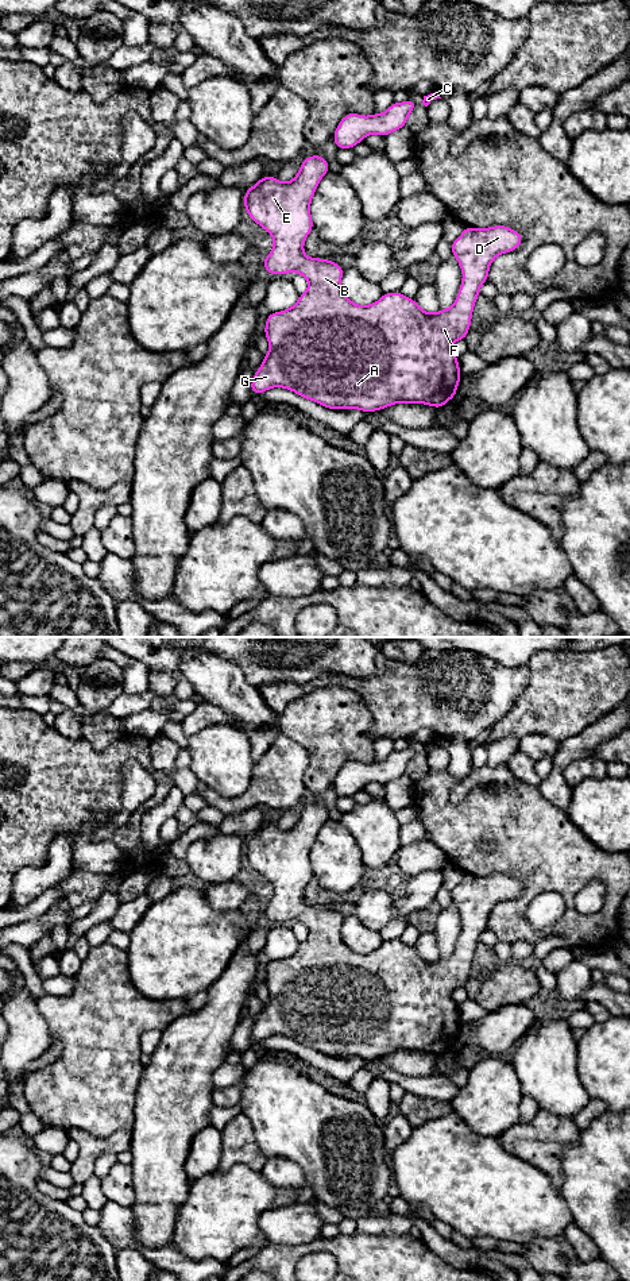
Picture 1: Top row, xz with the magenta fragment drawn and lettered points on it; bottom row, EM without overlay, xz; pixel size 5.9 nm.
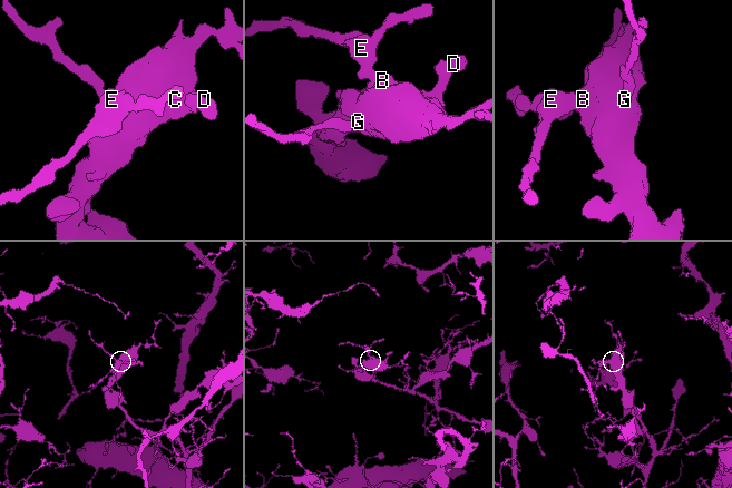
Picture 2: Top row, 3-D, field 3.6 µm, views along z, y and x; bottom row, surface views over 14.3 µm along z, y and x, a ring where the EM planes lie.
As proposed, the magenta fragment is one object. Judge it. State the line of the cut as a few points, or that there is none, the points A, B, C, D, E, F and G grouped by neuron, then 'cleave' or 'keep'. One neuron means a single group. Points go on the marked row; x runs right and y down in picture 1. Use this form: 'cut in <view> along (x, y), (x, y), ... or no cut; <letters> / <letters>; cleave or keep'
no cut; A B C D E F G; keep

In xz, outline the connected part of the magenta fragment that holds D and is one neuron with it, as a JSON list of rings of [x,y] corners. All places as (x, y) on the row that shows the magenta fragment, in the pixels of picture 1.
[[[310,155],[291,181],[262,177],[244,193],[244,211],[274,239],[271,252],[263,258],[267,274],[299,273],[309,282],[308,290],[291,308],[267,316],[264,336],[270,351],[252,377],[251,391],[256,396],[283,387],[328,409],[360,409],[366,413],[401,402],[442,408],[456,397],[461,378],[452,344],[468,335],[479,289],[488,281],[492,261],[517,250],[522,235],[502,224],[491,228],[464,227],[463,234],[451,243],[463,281],[448,309],[426,313],[401,292],[383,293],[371,305],[356,305],[341,289],[344,269],[331,259],[308,258],[304,251],[304,242],[313,231],[310,201],[328,171],[324,157]]]

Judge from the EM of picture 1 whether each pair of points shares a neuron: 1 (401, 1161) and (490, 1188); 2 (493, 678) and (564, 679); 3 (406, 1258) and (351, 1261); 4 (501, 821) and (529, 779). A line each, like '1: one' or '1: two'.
1: one
2: two
3: one
4: two

